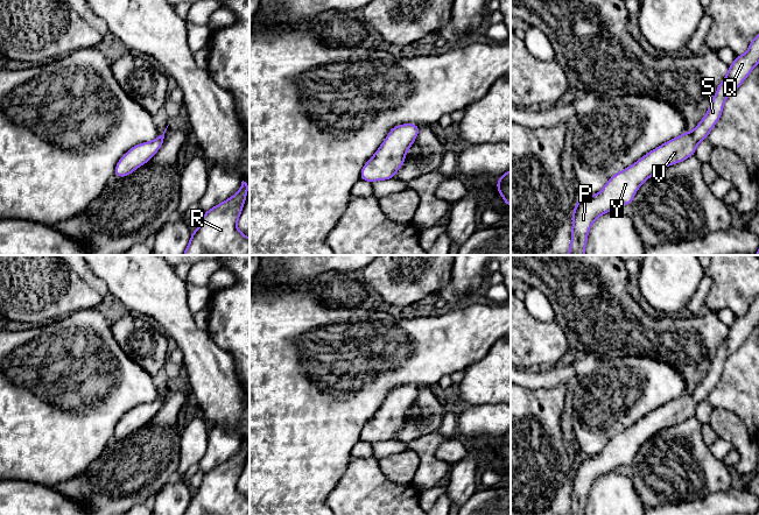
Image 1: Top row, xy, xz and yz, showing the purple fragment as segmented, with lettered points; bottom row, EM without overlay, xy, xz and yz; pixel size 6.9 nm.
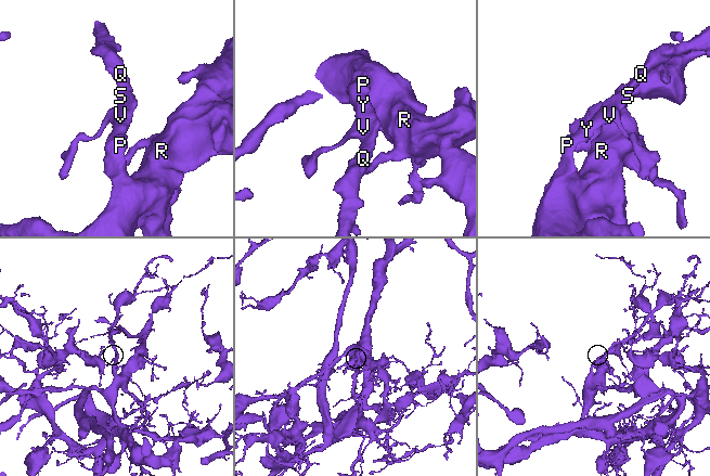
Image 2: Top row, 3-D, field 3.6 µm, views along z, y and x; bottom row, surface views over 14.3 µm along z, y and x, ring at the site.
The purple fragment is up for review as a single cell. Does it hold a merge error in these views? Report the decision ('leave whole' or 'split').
leave whole

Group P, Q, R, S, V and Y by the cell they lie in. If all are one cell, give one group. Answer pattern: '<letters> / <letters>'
P Q R S V Y

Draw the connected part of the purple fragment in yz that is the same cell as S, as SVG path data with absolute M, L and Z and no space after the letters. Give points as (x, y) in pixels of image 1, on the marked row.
M759 34L749 45L749 50L729 66L725 79L718 85L716 96L707 115L689 133L656 147L631 167L613 175L603 190L593 196L581 196L574 209L571 245L567 255L585 255L588 233L593 221L616 207L633 204L633 197L640 185L665 167L682 162L695 155L697 144L705 140L723 112L726 98L746 79L759 63Z

